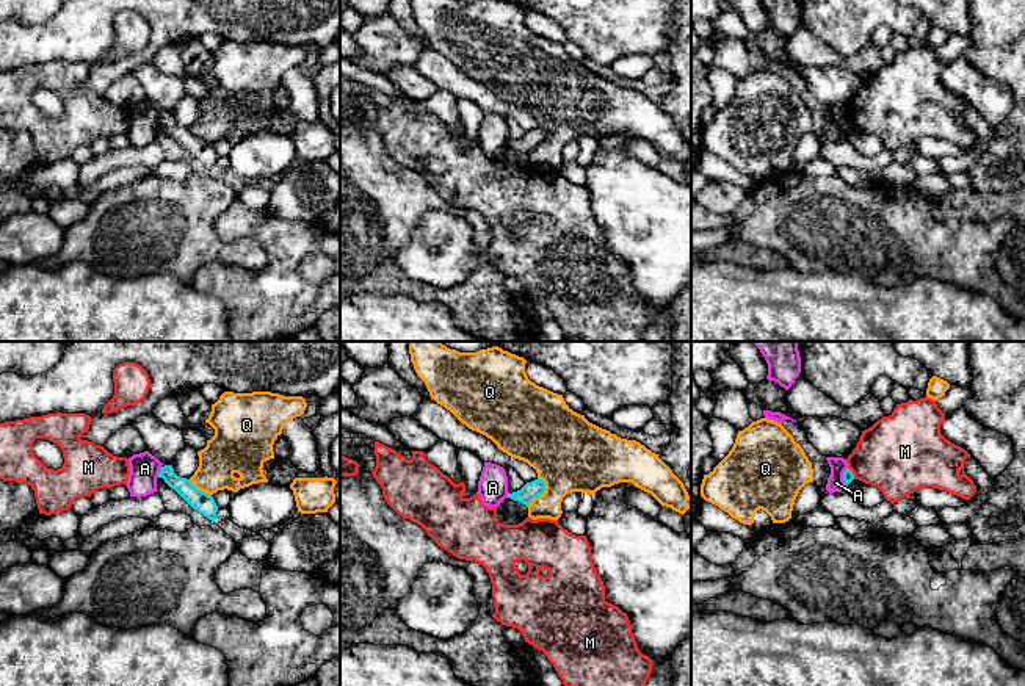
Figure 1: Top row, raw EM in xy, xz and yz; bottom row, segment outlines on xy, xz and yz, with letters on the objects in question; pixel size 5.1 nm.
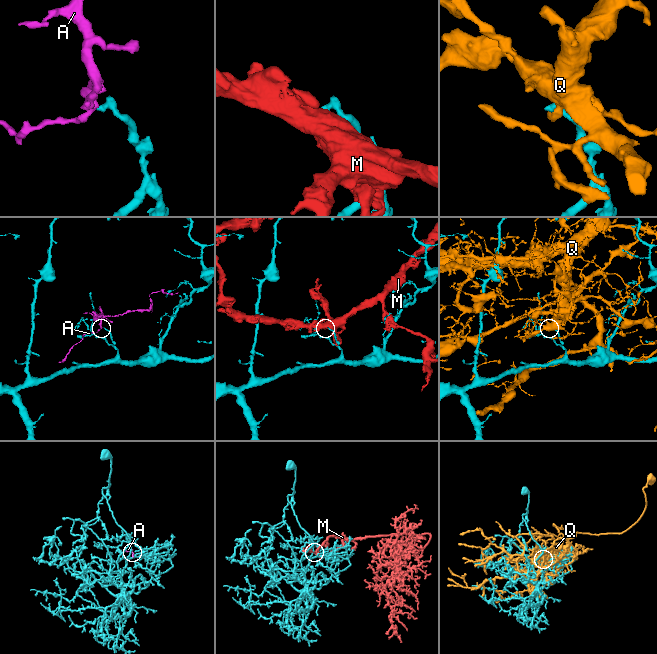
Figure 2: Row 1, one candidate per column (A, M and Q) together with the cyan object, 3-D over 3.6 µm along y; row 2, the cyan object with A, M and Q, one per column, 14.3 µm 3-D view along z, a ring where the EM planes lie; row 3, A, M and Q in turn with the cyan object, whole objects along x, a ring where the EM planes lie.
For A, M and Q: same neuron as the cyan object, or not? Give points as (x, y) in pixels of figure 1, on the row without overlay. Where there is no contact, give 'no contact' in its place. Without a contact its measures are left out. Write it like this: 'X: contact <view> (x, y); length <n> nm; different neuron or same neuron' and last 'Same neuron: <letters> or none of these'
A: contact xy (160, 121); length 60 nm; different neuron
M: contact yz (851, 122); length 70 nm; different neuron
Q: contact xz (543, 141); length 170 nm; different neuron
Same neuron: none of these

